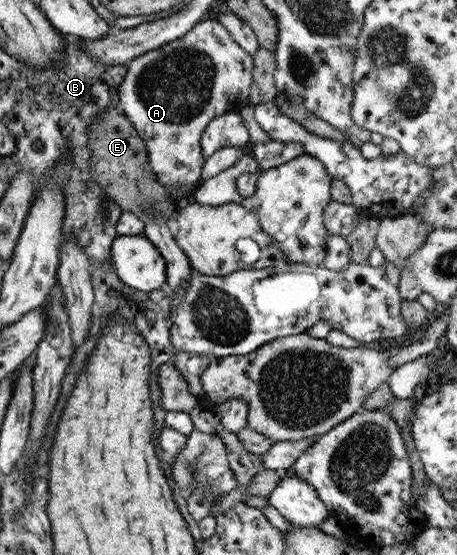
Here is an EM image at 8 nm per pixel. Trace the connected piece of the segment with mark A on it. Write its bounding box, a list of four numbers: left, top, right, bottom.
[117,17,252,193]

